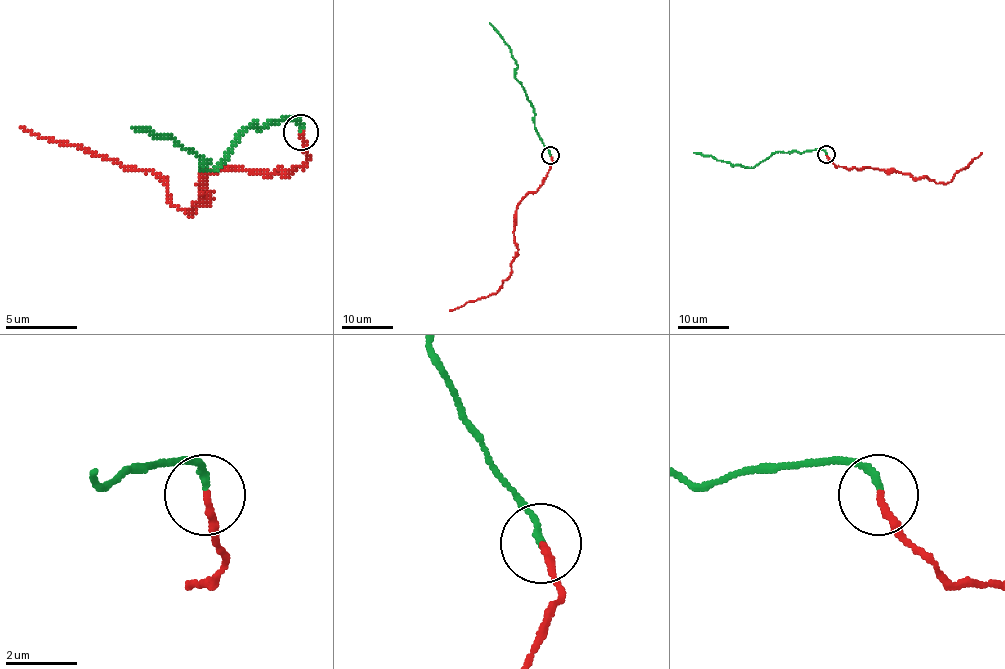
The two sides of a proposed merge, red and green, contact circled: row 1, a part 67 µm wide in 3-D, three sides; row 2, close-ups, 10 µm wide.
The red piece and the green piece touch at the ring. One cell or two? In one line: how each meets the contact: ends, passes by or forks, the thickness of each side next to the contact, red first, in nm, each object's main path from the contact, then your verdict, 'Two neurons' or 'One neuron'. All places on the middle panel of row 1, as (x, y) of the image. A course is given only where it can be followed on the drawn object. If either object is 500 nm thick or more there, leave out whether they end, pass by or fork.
At the ring red ends. At the ring green ends. Thickness 190 nm (red) against 180 nm. Course of red: (550, 154), (546, 179), (516, 209), (518, 256), (511, 274), (496, 293), (450, 311). Course of green: (550, 154), (534, 126), (533, 106), (515, 77), (516, 61), (509, 45), (489, 22). One neuron

